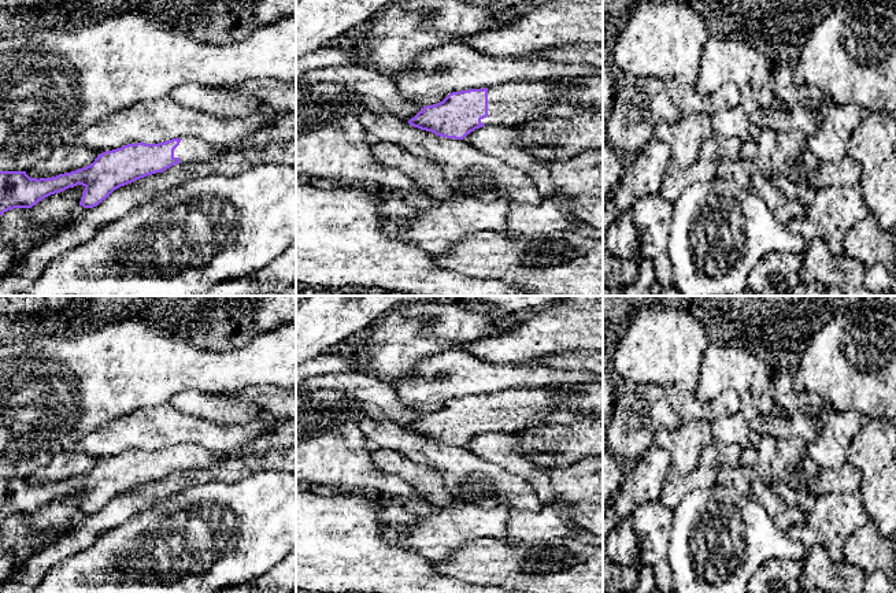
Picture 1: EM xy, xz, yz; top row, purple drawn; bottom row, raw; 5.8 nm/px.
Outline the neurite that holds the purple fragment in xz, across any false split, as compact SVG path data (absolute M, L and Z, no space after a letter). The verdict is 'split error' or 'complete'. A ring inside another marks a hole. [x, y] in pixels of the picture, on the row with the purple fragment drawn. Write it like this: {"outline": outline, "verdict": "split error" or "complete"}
{"outline": "M543 79L452 92L443 101L423 107L408 123L455 140L482 126L517 127L556 103L552 99L556 82Z", "verdict": "split error"}

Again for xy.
{"outline": "M185 136L105 151L92 164L52 178L30 178L26 171L0 171L0 216L8 210L32 208L42 199L77 185L85 188L79 205L93 208L121 186L178 163L210 160L227 149Z", "verdict": "split error"}

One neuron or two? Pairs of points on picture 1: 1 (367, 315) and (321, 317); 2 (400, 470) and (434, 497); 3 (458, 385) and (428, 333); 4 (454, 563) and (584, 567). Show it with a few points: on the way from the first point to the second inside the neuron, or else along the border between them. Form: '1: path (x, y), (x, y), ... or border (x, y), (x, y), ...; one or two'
1: path (356, 315), (332, 315); one
2: path (408, 471), (426, 489); one
3: border (456, 347), (422, 358), (411, 370); two
4: path (487, 563), (510, 567), (524, 575), (551, 575); one

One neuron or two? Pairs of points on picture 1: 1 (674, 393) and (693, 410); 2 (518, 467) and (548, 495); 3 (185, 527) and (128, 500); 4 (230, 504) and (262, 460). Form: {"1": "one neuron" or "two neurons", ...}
{"1": "one neuron", "2": "one neuron", "3": "two neurons", "4": "two neurons"}

